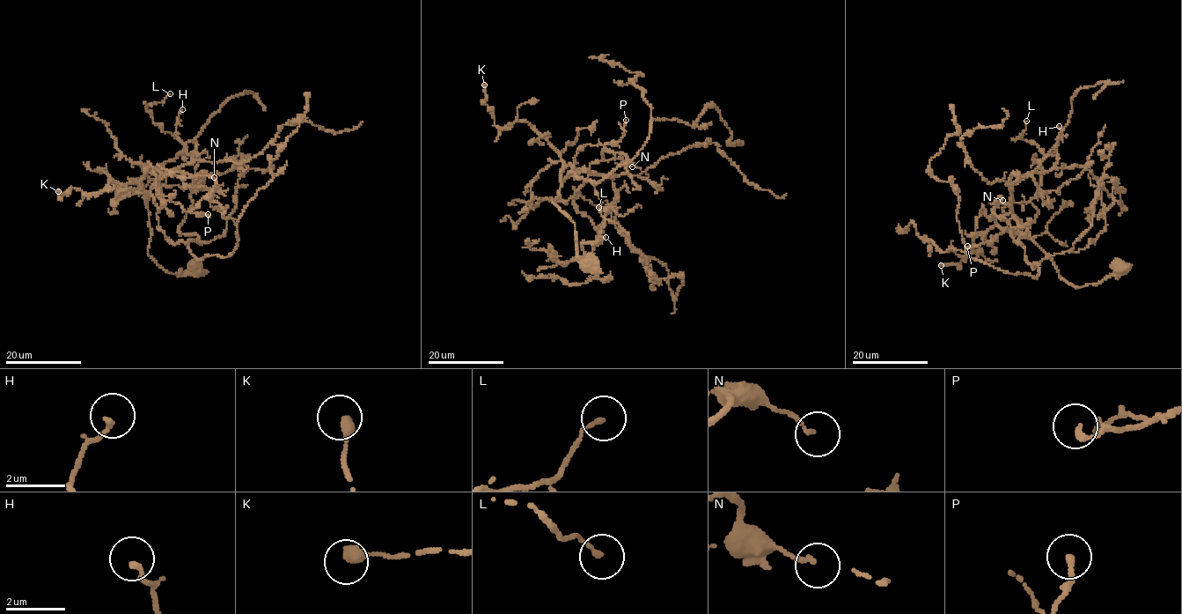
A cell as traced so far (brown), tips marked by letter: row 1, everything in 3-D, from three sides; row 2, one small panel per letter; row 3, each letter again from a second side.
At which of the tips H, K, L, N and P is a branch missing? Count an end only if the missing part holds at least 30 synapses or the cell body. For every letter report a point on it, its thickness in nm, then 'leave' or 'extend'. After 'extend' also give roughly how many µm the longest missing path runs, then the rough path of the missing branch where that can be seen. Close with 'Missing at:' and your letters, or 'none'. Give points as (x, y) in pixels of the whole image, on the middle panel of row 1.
H: (605, 237) | 180 nm | leave
K: (484, 85) | 360 nm | leave
L: (598, 207) | 130 nm | leave
N: (632, 166) | 140 nm | leave
P: (626, 120) | 190 nm | leave
Missing at: none

